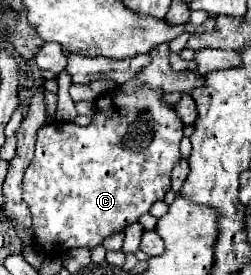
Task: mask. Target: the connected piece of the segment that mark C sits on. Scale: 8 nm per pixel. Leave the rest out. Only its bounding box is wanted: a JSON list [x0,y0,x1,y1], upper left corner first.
[22,87,182,251]

